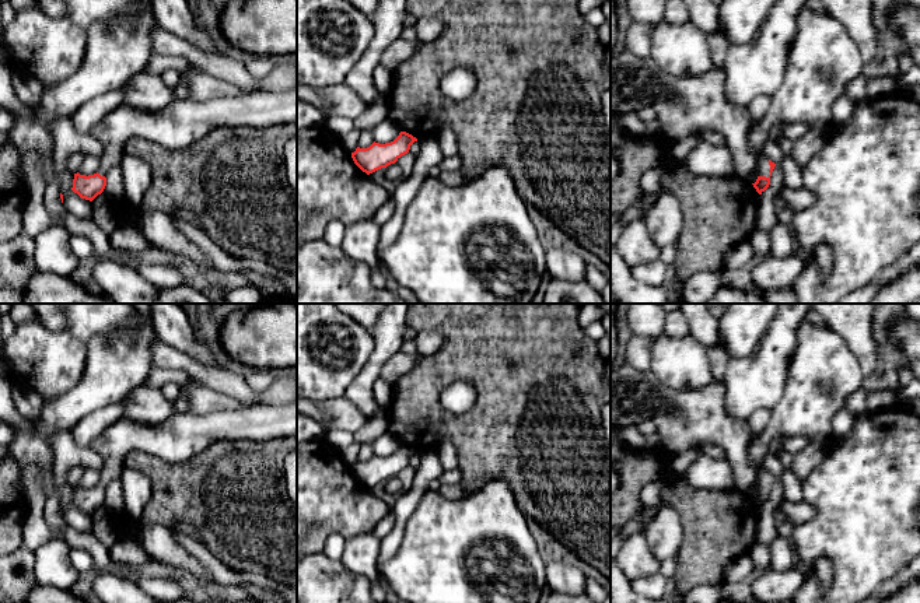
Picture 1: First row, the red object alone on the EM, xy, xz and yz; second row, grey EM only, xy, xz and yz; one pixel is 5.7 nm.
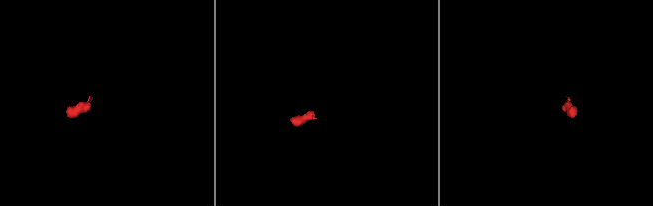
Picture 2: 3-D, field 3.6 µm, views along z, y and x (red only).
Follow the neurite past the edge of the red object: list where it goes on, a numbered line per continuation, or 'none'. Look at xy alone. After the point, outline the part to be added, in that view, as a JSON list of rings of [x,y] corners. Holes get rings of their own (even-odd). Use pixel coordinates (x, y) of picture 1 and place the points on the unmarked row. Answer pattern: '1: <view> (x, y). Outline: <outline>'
1: xy (185, 435). Outline: [[[297,402],[284,406],[253,404],[209,416],[175,413],[165,423],[144,425],[120,417],[91,445],[104,459],[98,487],[120,478],[125,459],[139,451],[168,463],[182,463],[221,439],[267,441],[297,435]]]

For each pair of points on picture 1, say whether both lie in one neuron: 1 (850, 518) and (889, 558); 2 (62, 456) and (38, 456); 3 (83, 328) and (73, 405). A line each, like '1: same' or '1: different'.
1: same
2: different
3: different

